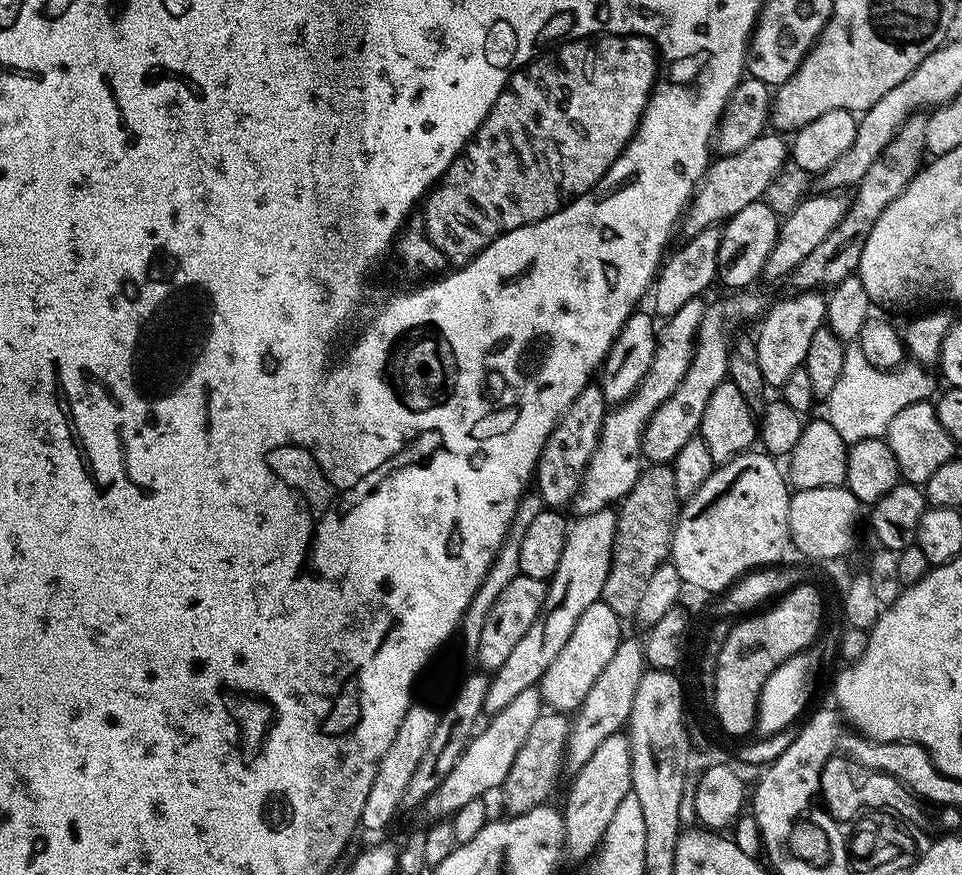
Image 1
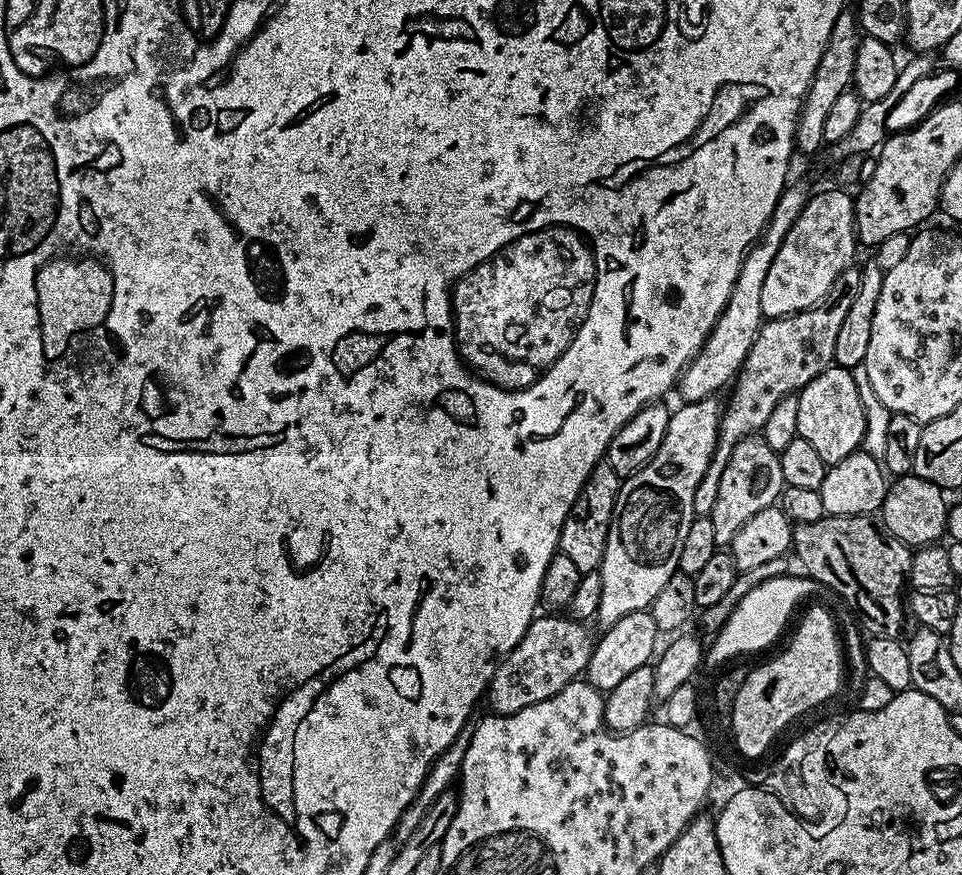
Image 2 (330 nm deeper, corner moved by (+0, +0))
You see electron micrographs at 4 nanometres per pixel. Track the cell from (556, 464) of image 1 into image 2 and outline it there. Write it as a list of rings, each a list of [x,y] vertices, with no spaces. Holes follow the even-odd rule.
[[[606,462],[594,466],[594,470],[584,483],[584,489],[574,502],[570,514],[566,514],[566,522],[562,526],[560,546],[558,551],[566,554],[566,558],[574,561],[580,573],[595,572],[599,569],[604,551],[606,550],[606,538],[610,530],[610,522],[614,514],[616,499],[620,493],[622,478],[614,474],[614,470]]]

